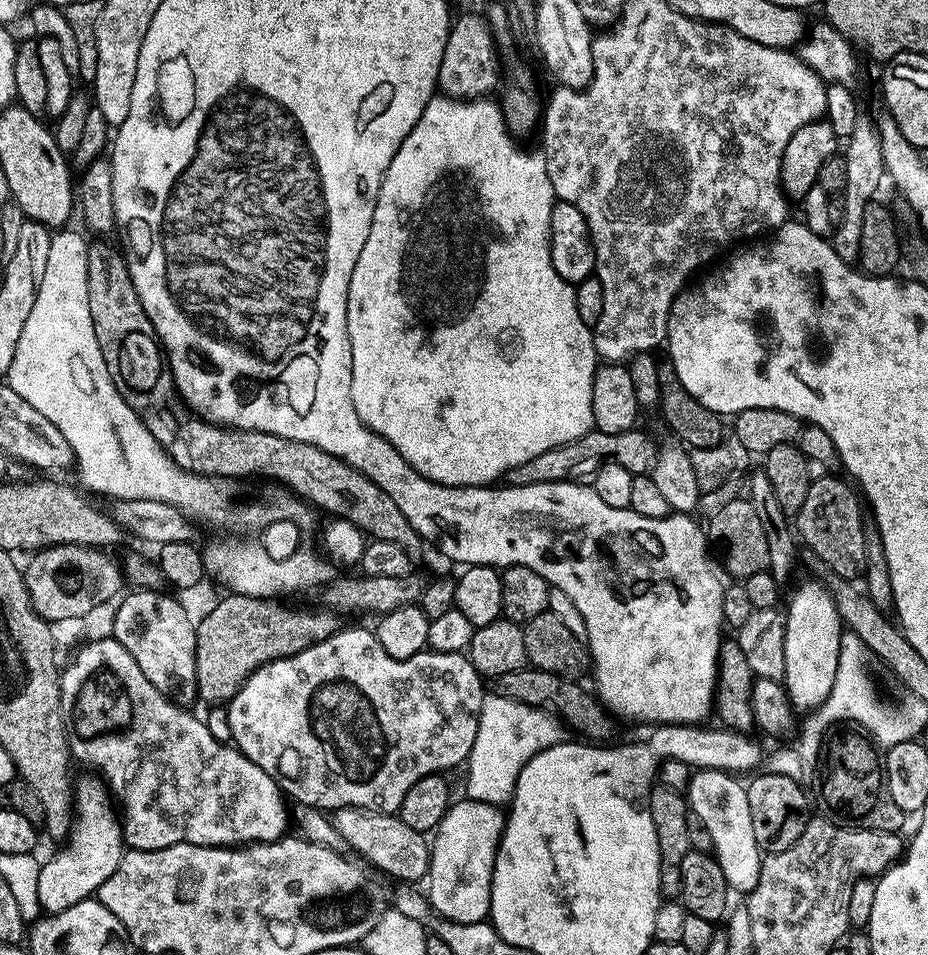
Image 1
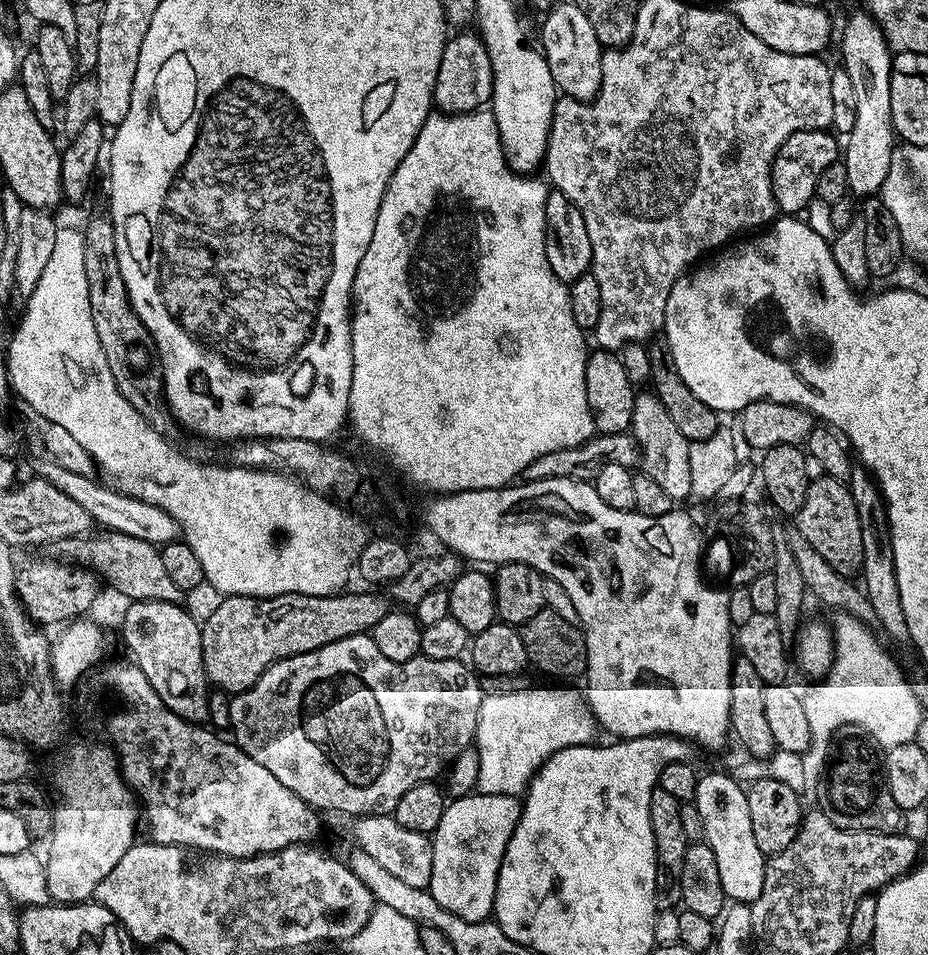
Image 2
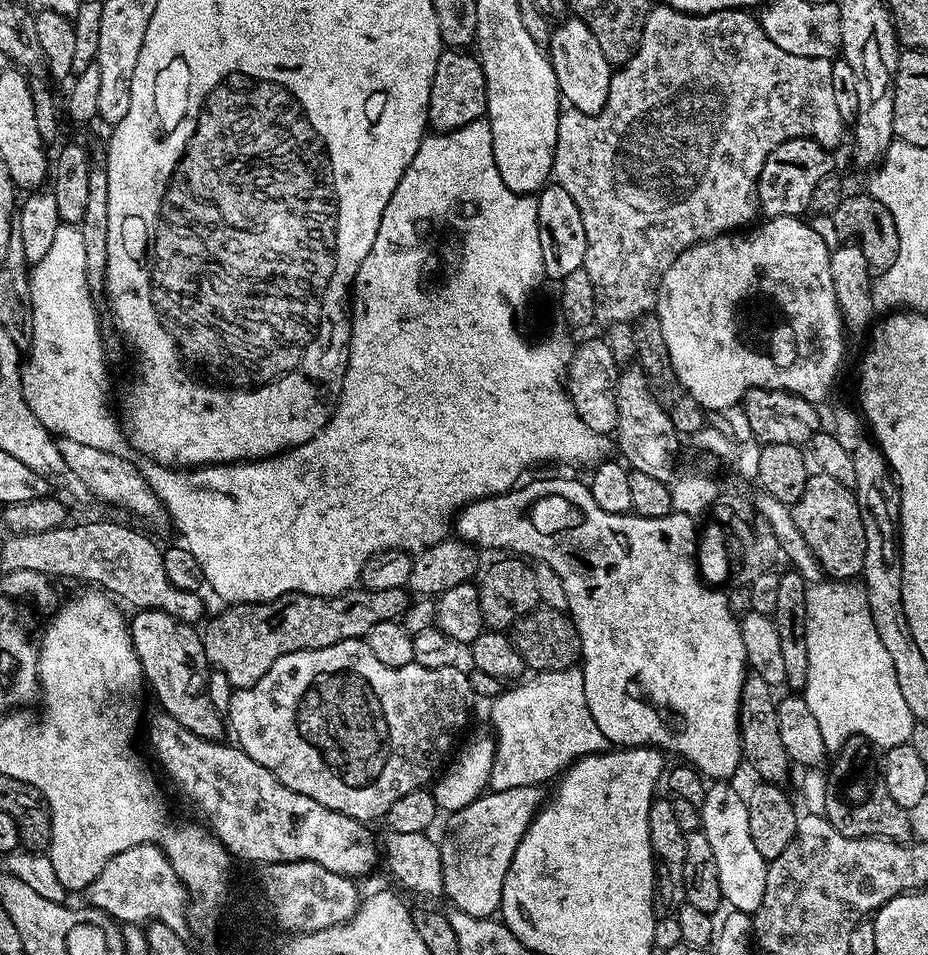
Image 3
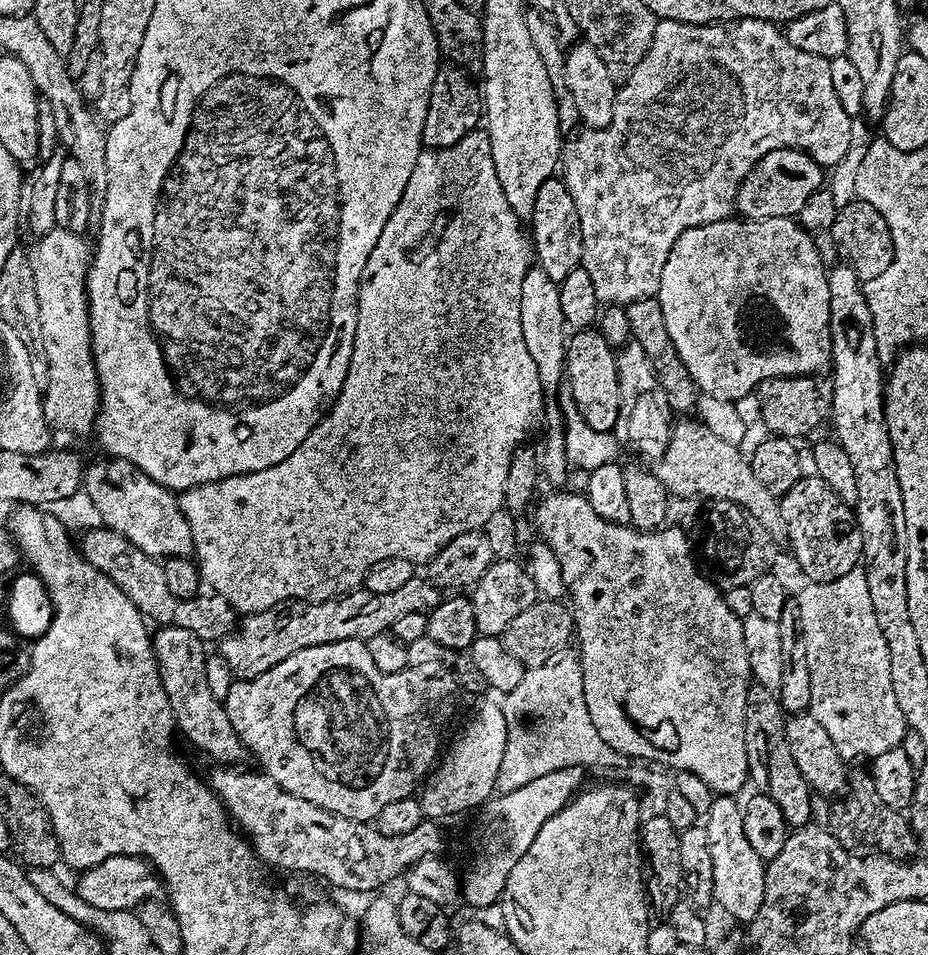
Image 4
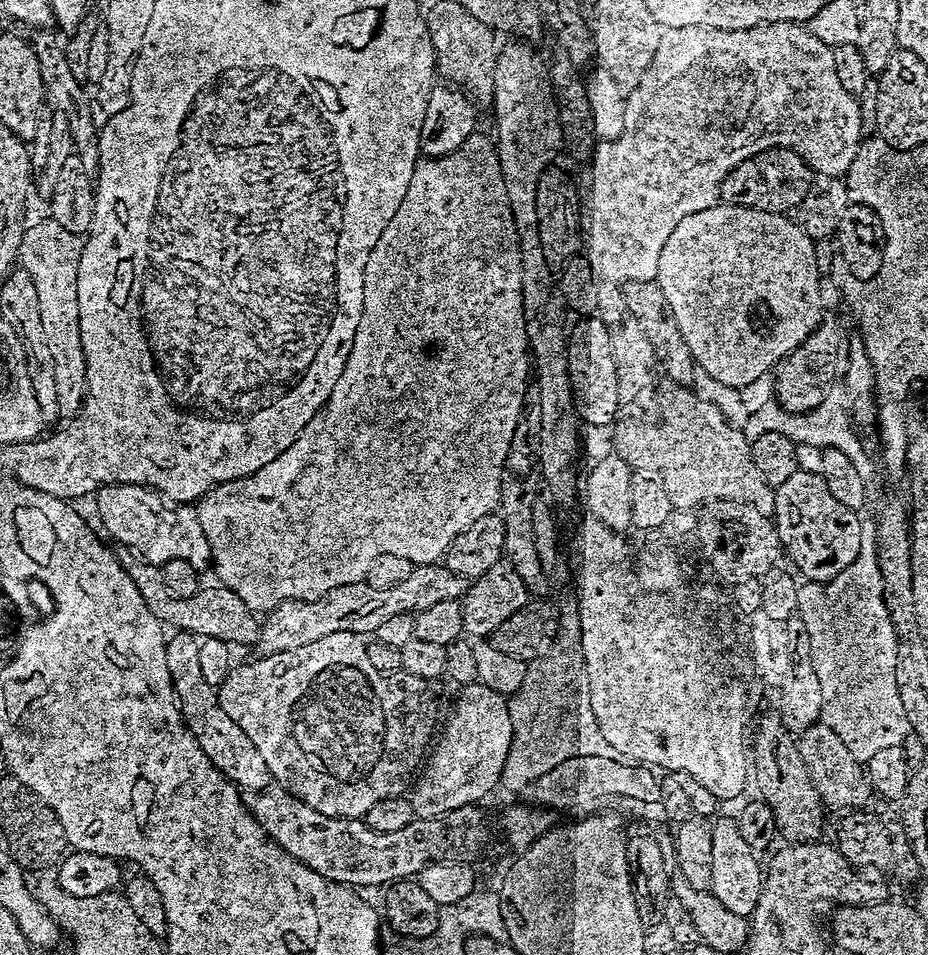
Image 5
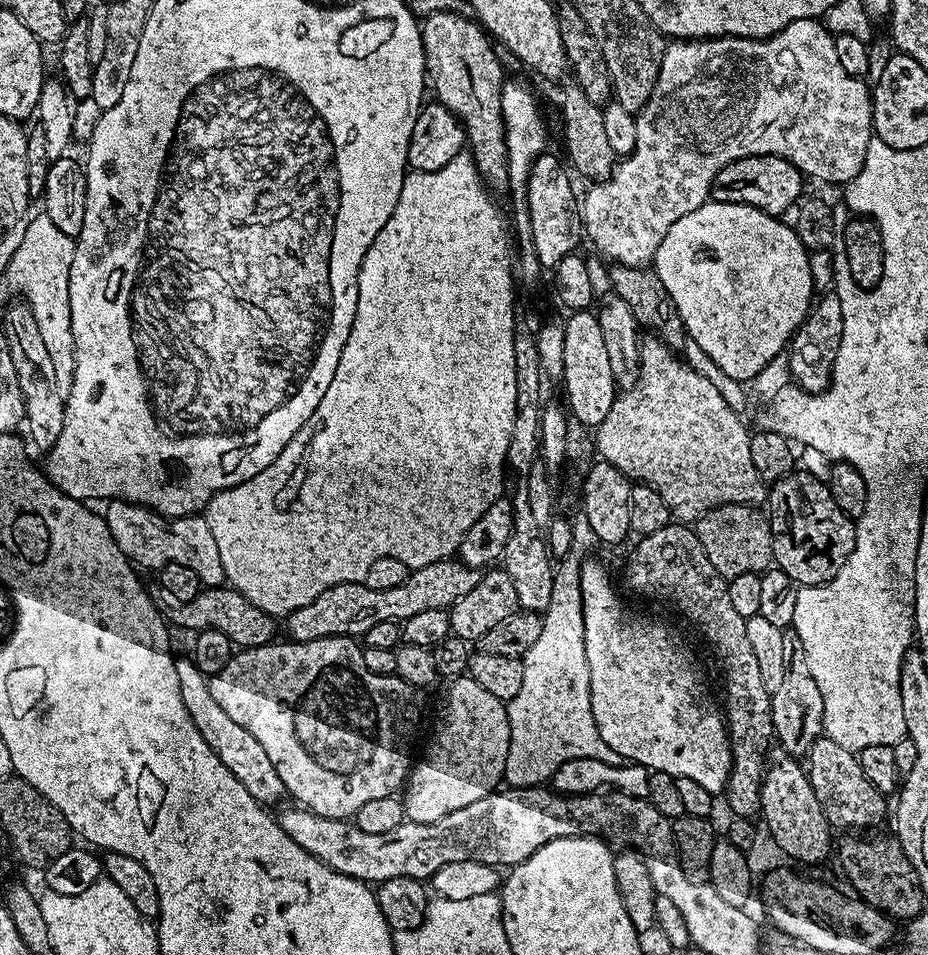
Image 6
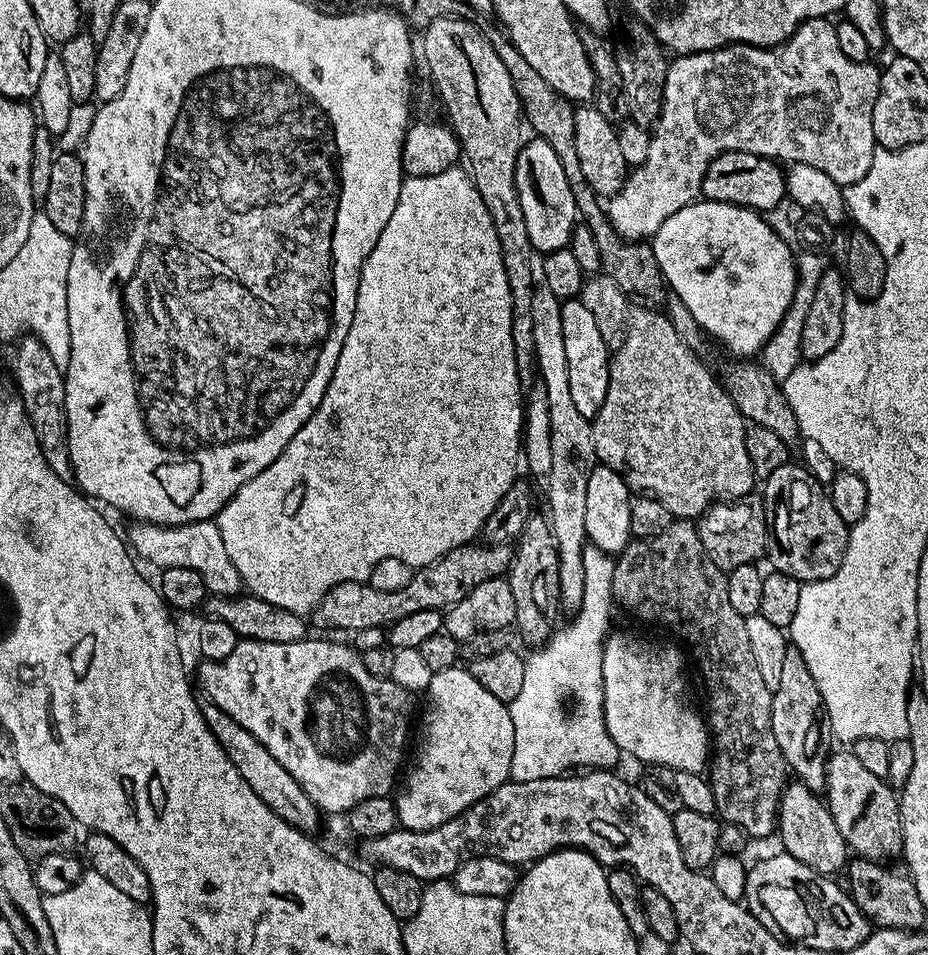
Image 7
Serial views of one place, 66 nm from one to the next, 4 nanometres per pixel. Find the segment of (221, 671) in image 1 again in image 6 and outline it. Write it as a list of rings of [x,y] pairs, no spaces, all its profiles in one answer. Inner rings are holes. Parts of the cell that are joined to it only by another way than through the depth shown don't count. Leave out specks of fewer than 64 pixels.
[[[449,558],[411,569],[406,582],[402,582],[402,586],[394,586],[394,590],[370,590],[363,582],[339,584],[318,594],[314,602],[288,613],[286,623],[292,635],[289,637],[296,642],[331,636],[360,638],[378,622],[403,622],[414,618],[414,614],[422,614],[422,610],[448,610],[454,602],[458,602],[458,598],[462,598],[462,594],[478,586],[481,575],[481,569],[466,566],[459,558]]]

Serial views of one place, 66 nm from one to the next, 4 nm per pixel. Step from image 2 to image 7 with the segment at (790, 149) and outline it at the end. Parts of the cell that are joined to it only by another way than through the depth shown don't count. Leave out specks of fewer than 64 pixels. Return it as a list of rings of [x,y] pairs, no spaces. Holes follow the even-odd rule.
[[[724,152],[708,164],[700,187],[703,199],[717,200],[723,204],[737,204],[739,208],[751,208],[768,214],[786,200],[785,169],[777,161],[749,152]]]

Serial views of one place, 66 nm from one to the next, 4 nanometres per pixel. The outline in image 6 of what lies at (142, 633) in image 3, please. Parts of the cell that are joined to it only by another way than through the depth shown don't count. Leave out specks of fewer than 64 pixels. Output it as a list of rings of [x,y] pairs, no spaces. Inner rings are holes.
[[[192,658],[177,659],[176,673],[178,690],[182,690],[182,702],[186,705],[190,719],[194,726],[198,726],[198,734],[206,738],[206,746],[210,746],[210,750],[214,750],[214,754],[222,758],[222,766],[226,766],[226,770],[230,770],[230,774],[234,774],[234,778],[238,778],[238,782],[242,782],[242,786],[250,790],[258,803],[273,806],[280,799],[285,799],[284,783],[282,778],[278,778],[278,770],[274,770],[274,762],[270,762],[266,750],[262,750],[258,743],[258,738],[254,738],[250,730],[242,730],[242,726],[238,726],[238,722],[234,722],[234,718],[230,718],[230,714],[226,714],[226,710],[222,710],[218,702],[214,702],[208,689],[208,676],[200,672]]]

